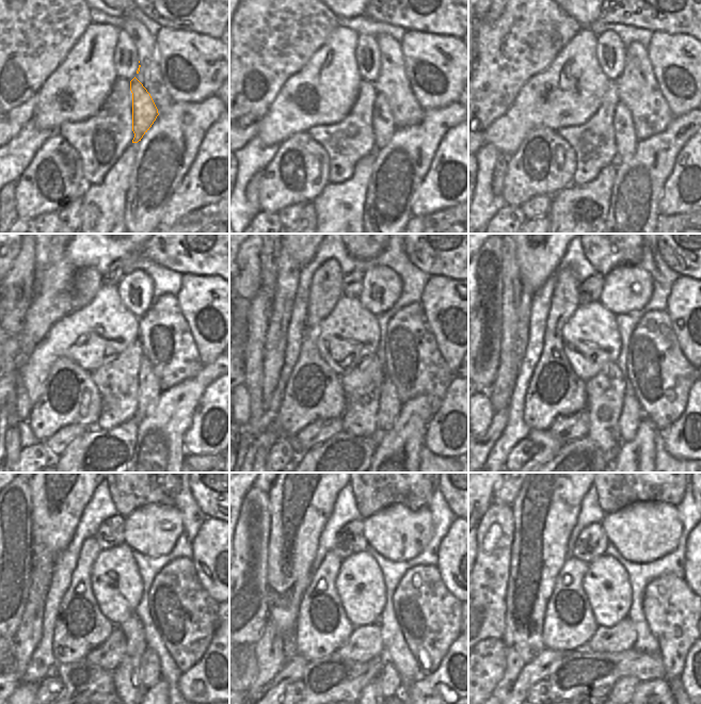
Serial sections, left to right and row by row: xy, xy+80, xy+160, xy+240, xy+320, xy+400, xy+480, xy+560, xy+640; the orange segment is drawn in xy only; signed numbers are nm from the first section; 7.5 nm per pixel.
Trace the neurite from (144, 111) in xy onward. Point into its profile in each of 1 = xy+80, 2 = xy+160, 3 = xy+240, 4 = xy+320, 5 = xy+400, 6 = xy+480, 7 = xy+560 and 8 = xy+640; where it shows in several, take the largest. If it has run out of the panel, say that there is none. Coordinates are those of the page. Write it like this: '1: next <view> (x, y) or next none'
1: next xy+80 (384, 127)
2: next xy+160 (625, 140)
3: next xy+240 (149, 390)
4: next xy+320 (389, 408)
5: next xy+400 (632, 413)
6: next xy+480 (149, 662)
7: next xy+560 (389, 680)
8: next xy+640 (624, 688)

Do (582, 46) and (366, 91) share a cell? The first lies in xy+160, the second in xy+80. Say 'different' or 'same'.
different

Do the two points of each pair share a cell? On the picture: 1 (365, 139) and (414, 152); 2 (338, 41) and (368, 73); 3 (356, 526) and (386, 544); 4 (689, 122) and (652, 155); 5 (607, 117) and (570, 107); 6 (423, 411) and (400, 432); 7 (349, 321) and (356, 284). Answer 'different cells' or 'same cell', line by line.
1: different cells
2: different cells
3: different cells
4: same cell
5: different cells
6: same cell
7: different cells

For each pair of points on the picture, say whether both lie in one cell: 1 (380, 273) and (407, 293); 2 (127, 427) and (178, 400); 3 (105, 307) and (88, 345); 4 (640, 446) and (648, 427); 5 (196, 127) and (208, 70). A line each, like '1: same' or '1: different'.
1: different
2: different
3: same
4: same
5: different

